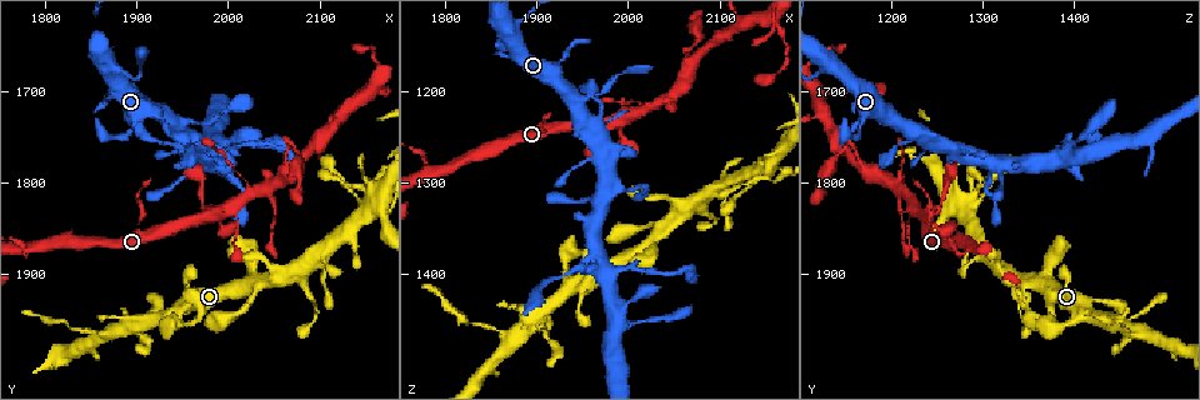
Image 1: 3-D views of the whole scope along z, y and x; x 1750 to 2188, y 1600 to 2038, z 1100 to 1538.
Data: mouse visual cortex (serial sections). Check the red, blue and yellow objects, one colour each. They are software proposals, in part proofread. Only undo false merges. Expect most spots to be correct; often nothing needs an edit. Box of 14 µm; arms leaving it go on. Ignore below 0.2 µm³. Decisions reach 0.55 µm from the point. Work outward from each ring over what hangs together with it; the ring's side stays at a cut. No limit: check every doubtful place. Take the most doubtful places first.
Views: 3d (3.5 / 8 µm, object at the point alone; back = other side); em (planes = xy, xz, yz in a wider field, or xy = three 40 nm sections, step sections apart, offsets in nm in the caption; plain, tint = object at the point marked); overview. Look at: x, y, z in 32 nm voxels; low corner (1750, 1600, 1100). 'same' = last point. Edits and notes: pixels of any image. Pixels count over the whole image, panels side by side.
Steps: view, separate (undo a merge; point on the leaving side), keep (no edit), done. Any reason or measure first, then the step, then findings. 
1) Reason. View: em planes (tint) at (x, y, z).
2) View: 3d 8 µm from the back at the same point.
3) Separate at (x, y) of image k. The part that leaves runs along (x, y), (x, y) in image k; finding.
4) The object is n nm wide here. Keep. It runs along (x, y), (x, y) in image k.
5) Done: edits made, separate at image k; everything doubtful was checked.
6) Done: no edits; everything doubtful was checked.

A fork. View: 3d 3.5 µm at (2070, 1780, 1170).

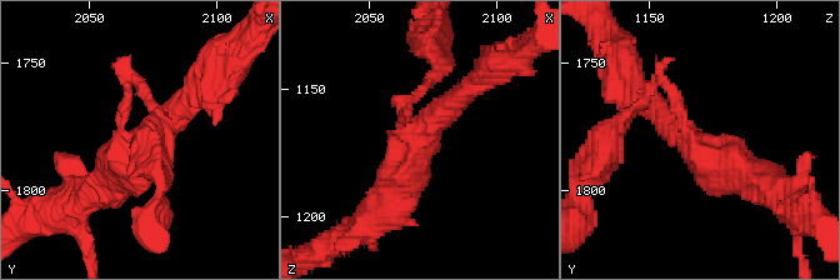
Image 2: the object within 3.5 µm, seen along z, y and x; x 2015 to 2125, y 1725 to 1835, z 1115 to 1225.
3 arms meet here; the arms are 150, 300, 500 nm wide. View: em xy step 1 (tint) at (2072, 1783, 1168).

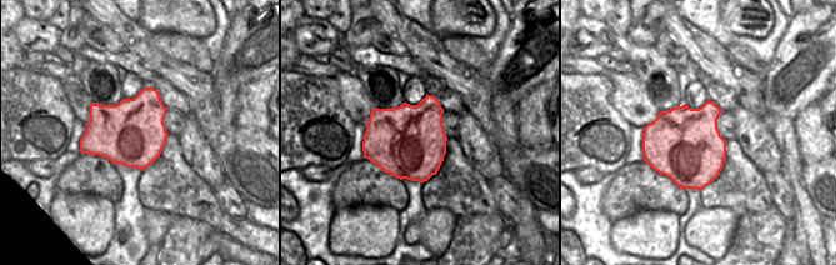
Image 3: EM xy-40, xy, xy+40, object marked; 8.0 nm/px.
The object is 600 nm wide here. Keep. It runs along (755, 176), (704, 156), (644, 95) in image 2; all the same cell.

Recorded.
View: em planes (tint) at (2065, 1760, 1155).

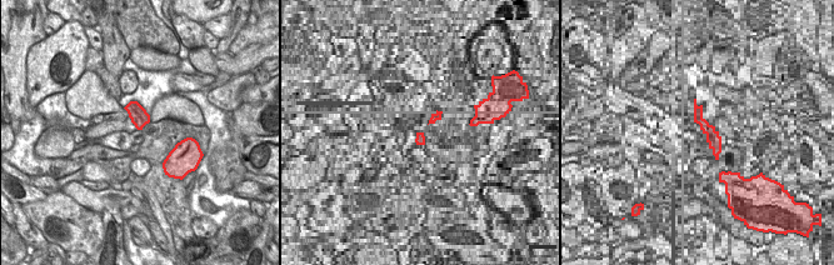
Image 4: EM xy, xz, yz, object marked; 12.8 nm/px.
Wider look. View: 3d 3.5 µm at the same point.

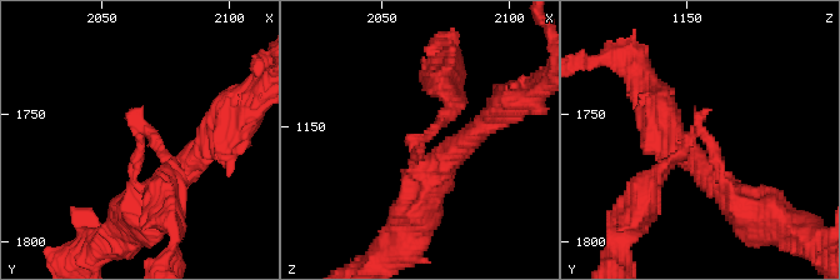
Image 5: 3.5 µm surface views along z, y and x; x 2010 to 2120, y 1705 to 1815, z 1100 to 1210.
Keep. It runs along (733, 200), (698, 131), (650, 181) in image 5; one cell here.

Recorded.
Abrupt turn. View: 3d 3.5 µm at (2160, 1795, 1300).

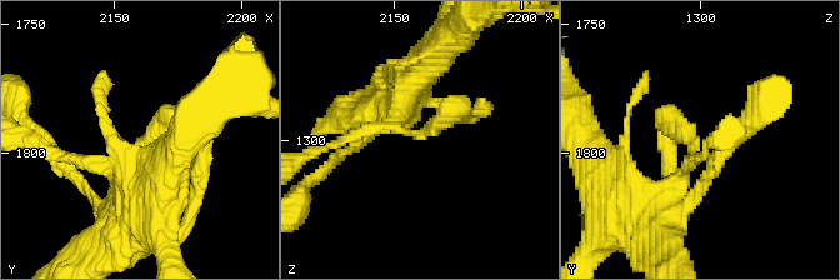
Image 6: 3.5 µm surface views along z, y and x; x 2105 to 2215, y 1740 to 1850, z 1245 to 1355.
Shape alone is not enough. View: em xy step 1 (tint) at (2159, 1797, 1297).

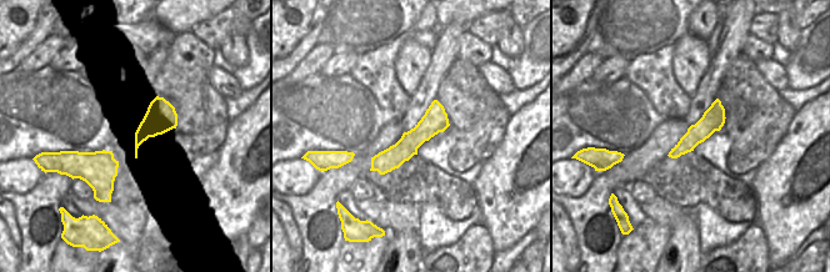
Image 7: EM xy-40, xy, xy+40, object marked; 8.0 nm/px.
Keep. It runs along (121, 214), (201, 141) in image 6; continuous, no second cell.

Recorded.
Done: no edits; everything doubtful was checked.

